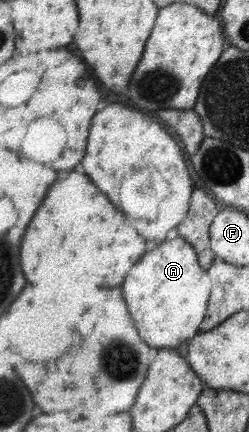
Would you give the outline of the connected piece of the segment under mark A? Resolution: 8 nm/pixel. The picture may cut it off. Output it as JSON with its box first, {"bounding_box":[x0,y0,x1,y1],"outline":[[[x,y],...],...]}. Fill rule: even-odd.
{"bounding_box":[122,235,210,349],"outline":[[[170,235],[169,238],[162,240],[152,251],[146,251],[138,263],[126,273],[126,279],[122,283],[122,297],[126,301],[130,319],[138,331],[138,337],[146,341],[146,345],[158,348],[176,349],[180,343],[194,337],[199,332],[198,326],[204,319],[204,313],[208,305],[210,280],[206,270],[202,270],[197,263],[196,253],[192,246],[180,236]]]}

